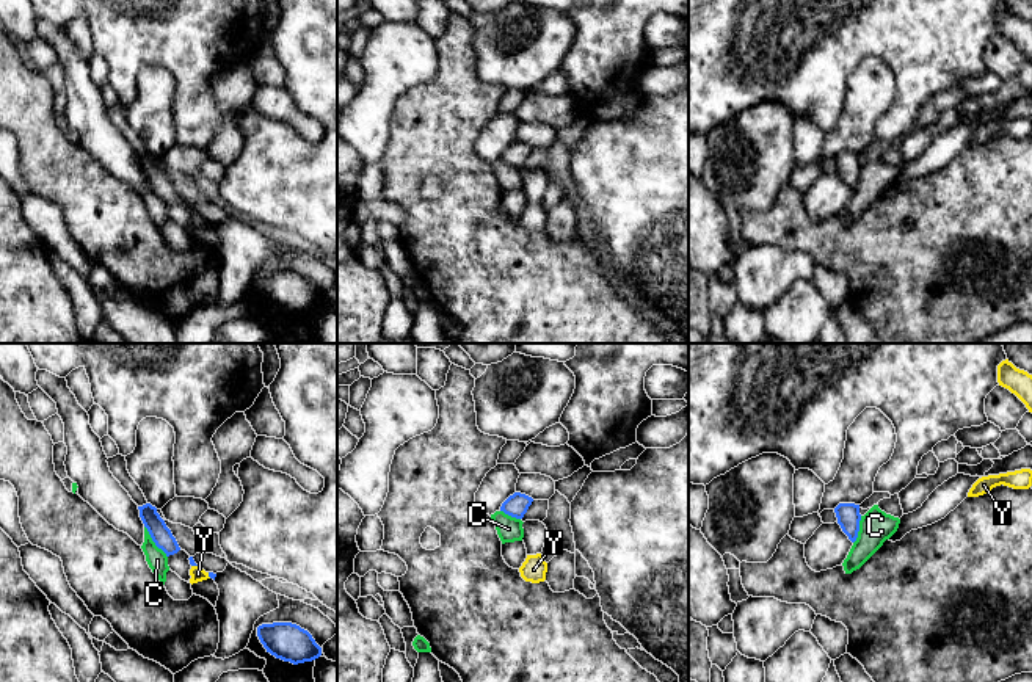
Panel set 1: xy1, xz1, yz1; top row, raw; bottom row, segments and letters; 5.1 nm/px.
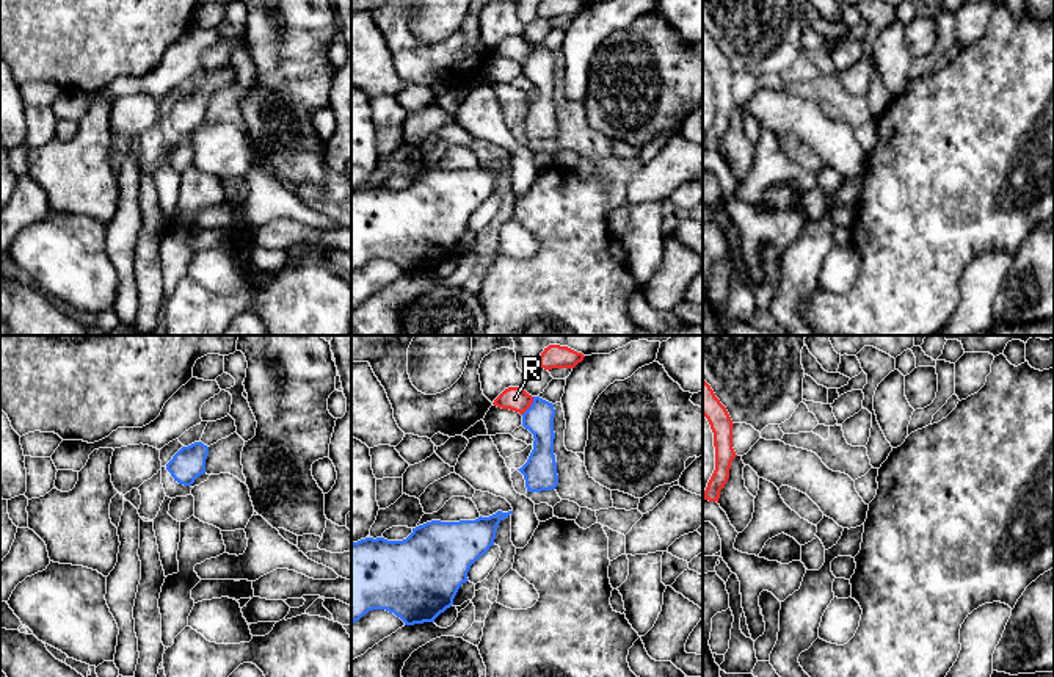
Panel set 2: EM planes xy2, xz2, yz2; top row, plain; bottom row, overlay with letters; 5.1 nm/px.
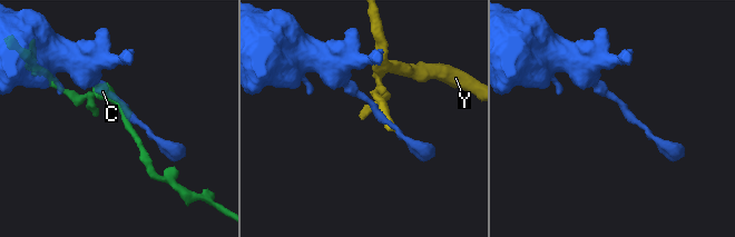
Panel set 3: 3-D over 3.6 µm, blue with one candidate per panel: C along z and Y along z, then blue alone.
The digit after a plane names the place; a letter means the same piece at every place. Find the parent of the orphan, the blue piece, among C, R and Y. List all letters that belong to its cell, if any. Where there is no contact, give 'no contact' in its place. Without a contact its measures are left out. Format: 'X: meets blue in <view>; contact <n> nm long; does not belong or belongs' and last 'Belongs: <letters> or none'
C: meets blue in xy1; contact 200 nm long; does not belong
R: meets blue in xz2; contact 120 nm long; does not belong
Y: meets blue in xy1; contact 30 nm long; does not belong
Belongs: none

